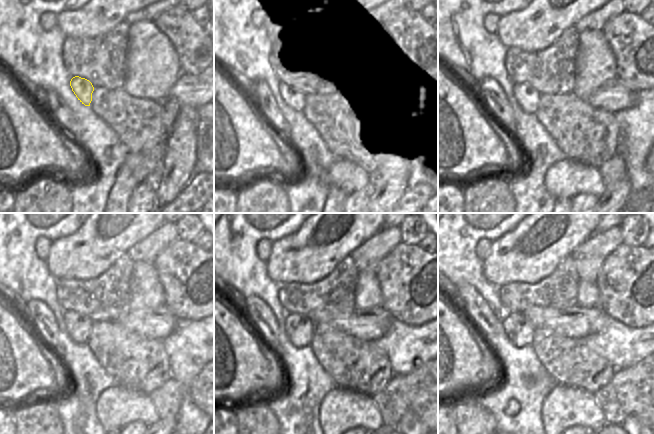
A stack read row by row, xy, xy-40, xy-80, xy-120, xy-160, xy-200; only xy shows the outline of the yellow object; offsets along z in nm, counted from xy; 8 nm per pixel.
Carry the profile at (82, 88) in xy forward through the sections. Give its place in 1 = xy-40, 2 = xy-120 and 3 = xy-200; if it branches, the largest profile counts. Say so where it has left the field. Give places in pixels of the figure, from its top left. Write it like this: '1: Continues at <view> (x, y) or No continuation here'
1: Continues at xy-40 (300, 90)
2: Continues at xy-120 (78, 326)
3: Continues at xy-200 (518, 329).

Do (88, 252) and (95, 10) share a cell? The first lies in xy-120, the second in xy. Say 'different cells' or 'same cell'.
same cell

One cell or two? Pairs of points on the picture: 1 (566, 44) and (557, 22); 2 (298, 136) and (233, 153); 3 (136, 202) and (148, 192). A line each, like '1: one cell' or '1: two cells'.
1: two cells
2: two cells
3: one cell

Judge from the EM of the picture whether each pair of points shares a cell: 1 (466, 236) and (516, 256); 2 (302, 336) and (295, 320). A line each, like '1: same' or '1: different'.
1: different
2: same

